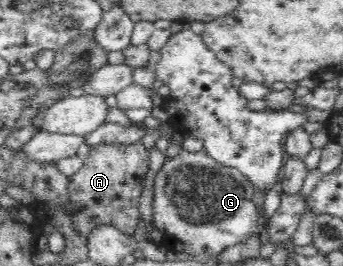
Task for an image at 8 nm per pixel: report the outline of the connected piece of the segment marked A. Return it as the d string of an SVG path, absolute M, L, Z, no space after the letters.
M142 142L129 145L101 144L97 147L92 147L83 158L82 168L77 170L70 179L68 190L70 205L76 207L75 211L70 213L73 230L79 232L79 236L85 236L88 239L94 229L108 225L117 228L120 232L133 235L139 225L139 221L142 220L139 208L149 164L149 149L145 148Z

